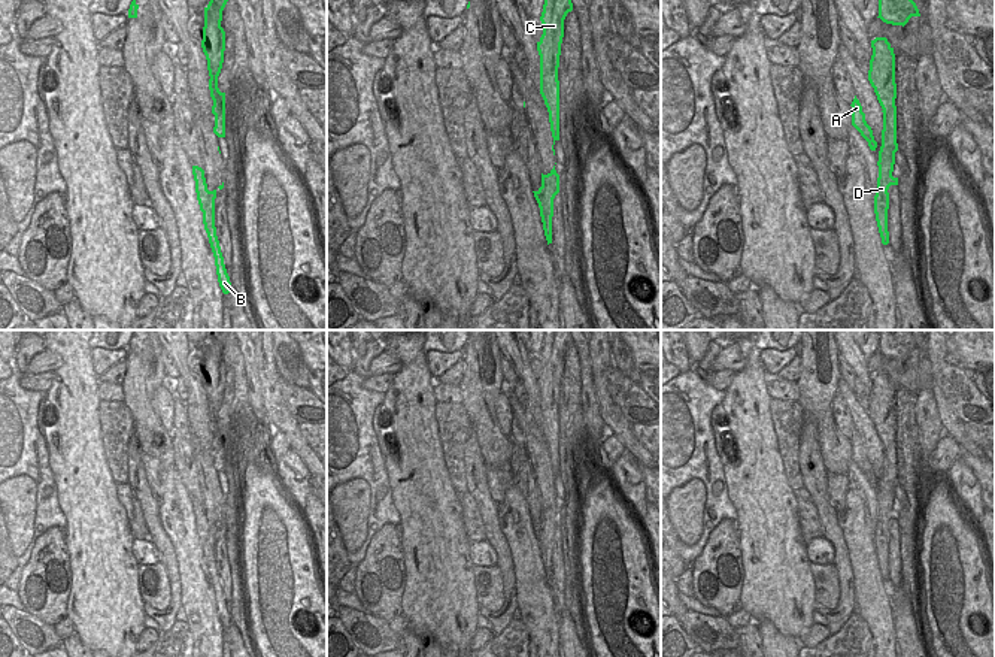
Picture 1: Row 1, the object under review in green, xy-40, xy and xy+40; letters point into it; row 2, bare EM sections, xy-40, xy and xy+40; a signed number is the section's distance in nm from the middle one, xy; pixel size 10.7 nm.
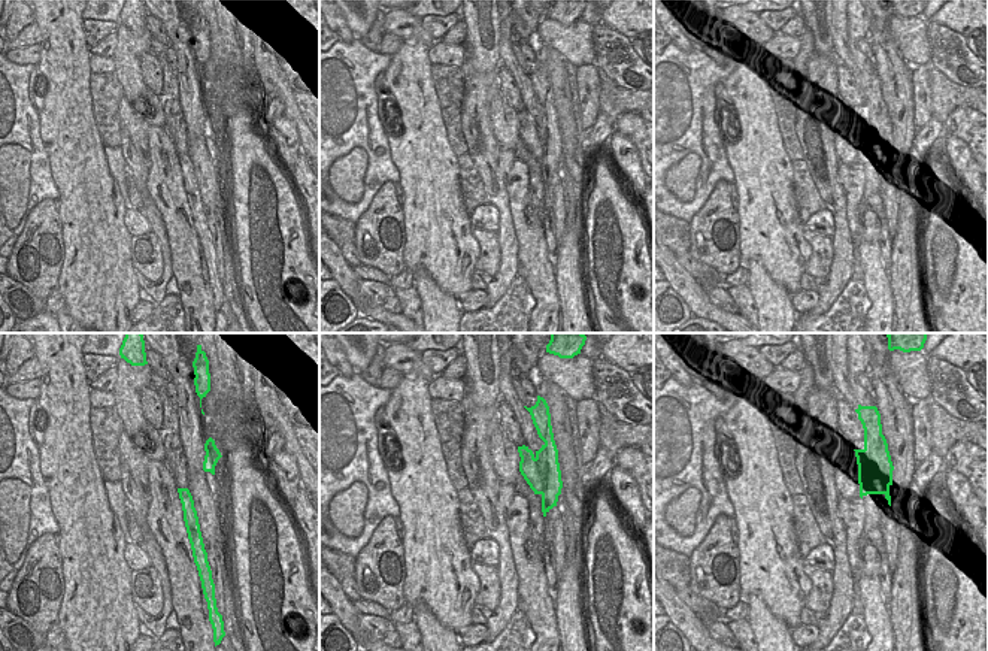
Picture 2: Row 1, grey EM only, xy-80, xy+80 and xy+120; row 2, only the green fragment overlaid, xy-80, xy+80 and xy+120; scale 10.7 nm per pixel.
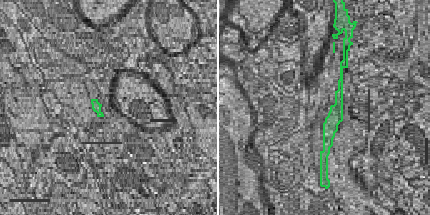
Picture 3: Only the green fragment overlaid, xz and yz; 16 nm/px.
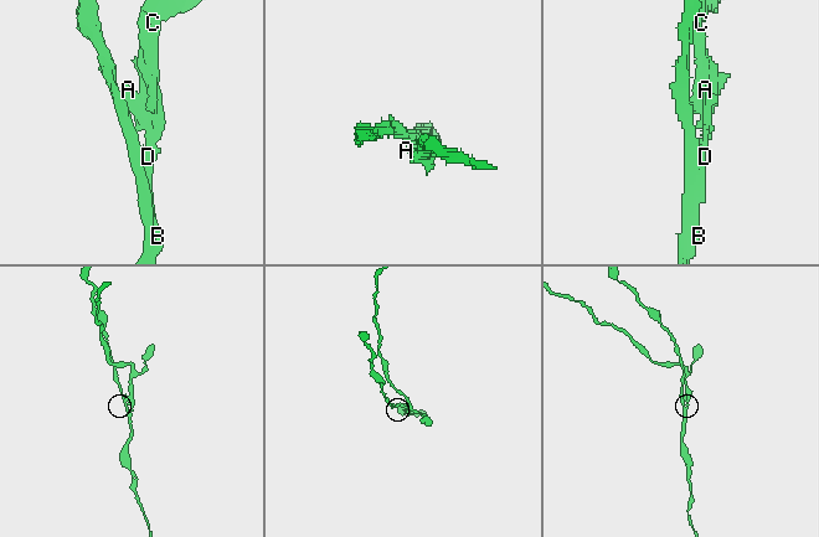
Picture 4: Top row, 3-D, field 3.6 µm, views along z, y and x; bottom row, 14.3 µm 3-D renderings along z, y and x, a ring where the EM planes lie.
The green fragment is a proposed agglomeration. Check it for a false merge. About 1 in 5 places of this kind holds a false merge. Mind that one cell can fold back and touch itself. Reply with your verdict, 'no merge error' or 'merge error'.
merge error

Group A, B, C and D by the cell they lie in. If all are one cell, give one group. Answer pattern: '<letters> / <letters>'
A C D / B

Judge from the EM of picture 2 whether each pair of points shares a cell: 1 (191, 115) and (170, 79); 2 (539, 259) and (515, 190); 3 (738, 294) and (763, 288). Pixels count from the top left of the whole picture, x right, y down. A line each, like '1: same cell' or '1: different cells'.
1: different cells
2: same cell
3: different cells

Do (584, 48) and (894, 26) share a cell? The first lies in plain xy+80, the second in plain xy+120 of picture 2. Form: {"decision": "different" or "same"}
{"decision": "same"}

